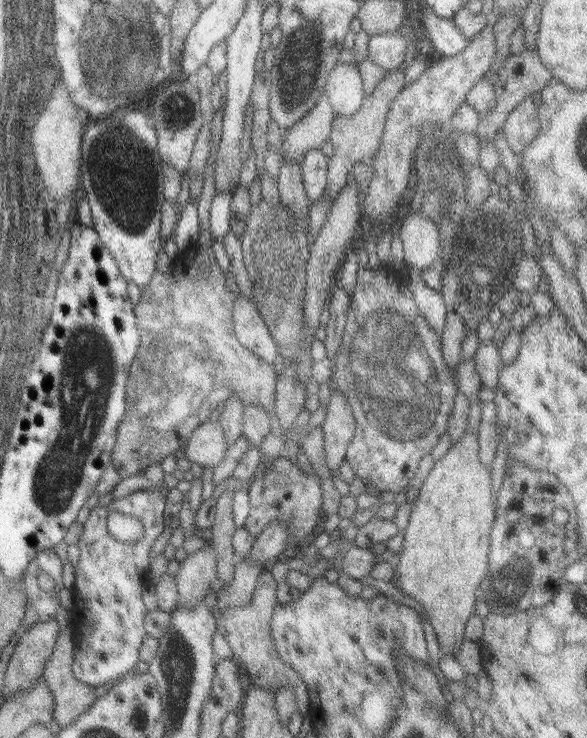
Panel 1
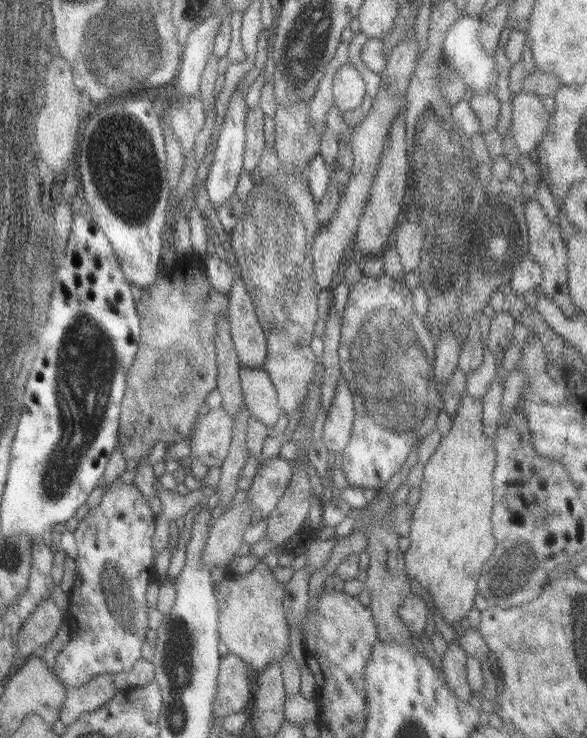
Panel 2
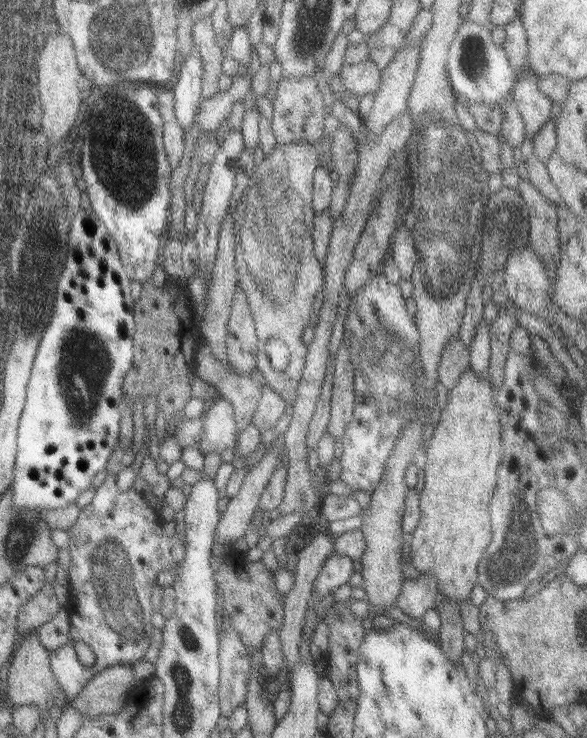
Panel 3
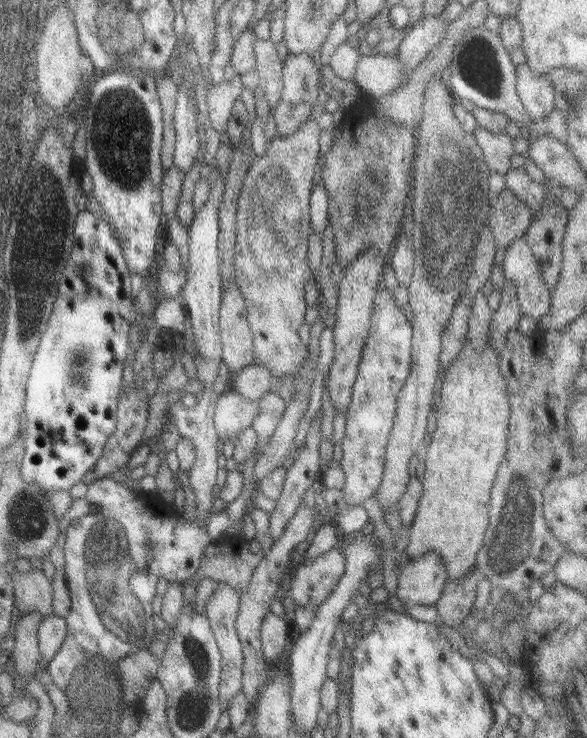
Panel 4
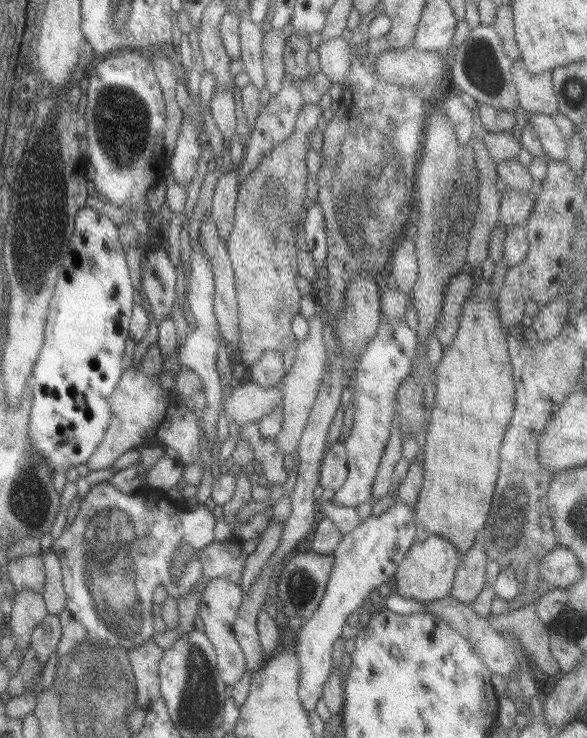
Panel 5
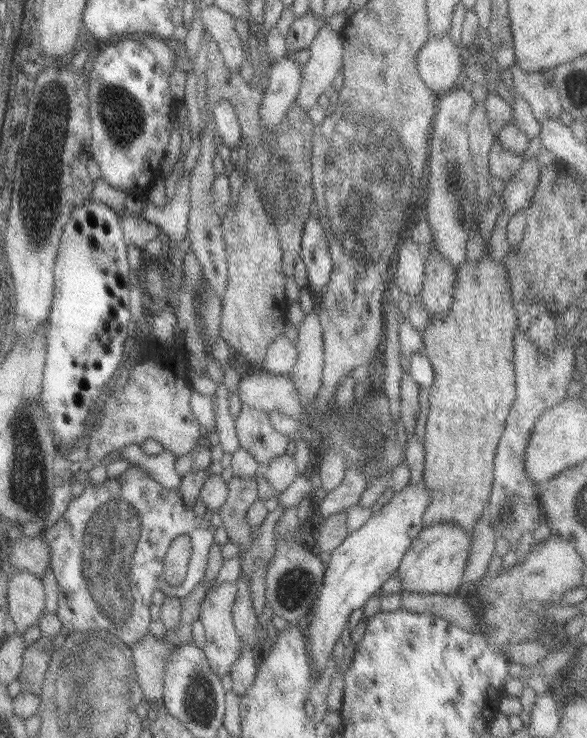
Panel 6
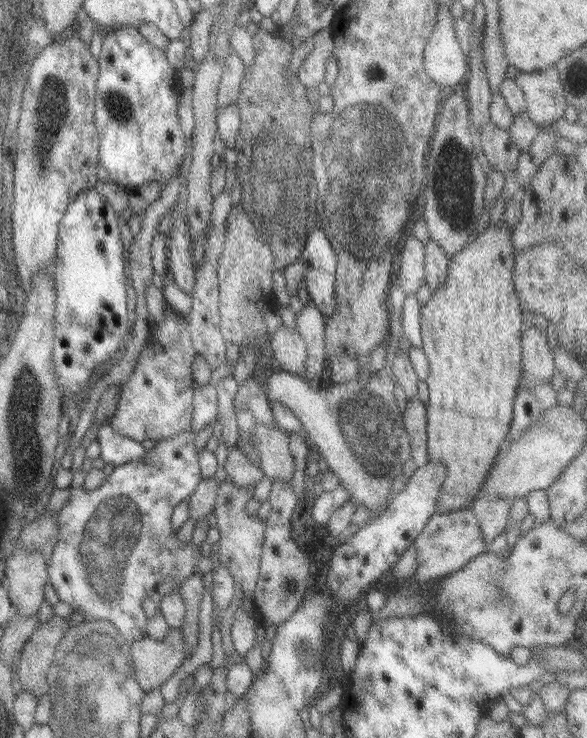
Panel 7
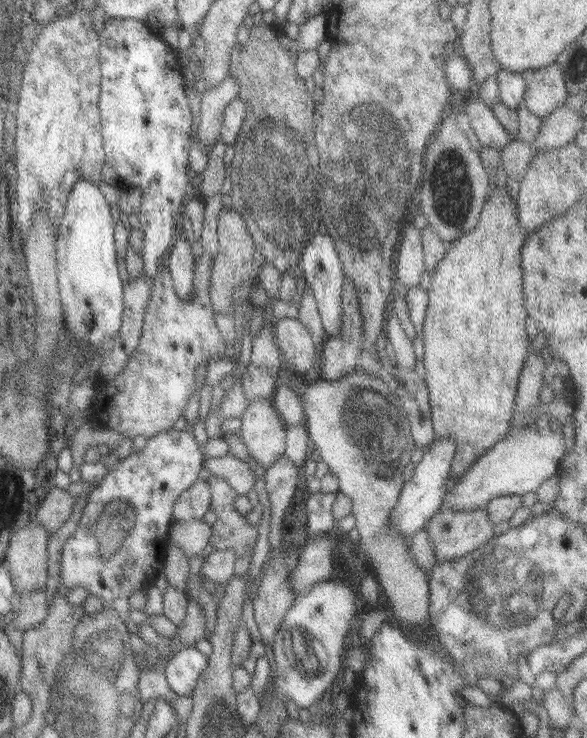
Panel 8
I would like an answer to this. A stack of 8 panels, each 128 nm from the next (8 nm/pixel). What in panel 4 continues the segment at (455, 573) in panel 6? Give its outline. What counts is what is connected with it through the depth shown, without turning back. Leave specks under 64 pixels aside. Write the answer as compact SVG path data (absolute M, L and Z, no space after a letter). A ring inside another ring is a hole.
M427 552L397 570L397 600L404 606L431 606L446 583L445 565L435 552Z

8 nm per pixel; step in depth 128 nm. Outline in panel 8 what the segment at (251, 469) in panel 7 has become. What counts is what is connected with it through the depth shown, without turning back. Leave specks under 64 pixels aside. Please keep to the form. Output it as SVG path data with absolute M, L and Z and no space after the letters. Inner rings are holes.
M228 454L220 458L205 456L202 467L214 478L223 480L235 496L245 495L256 481L245 460L239 460Z

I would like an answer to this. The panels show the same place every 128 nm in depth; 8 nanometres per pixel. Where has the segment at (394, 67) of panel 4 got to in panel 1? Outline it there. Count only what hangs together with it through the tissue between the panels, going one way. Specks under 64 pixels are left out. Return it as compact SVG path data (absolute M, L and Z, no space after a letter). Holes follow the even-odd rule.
M336 63L324 83L322 92L325 93L334 114L348 117L360 107L364 92L357 66Z

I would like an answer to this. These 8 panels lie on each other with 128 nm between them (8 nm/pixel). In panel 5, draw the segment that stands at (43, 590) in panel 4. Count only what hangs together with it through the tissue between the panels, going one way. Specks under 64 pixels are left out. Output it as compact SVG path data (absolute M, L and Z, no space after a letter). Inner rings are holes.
M39 554L9 559L3 568L7 570L5 574L12 585L9 593L31 589L41 594L44 583L44 566Z

